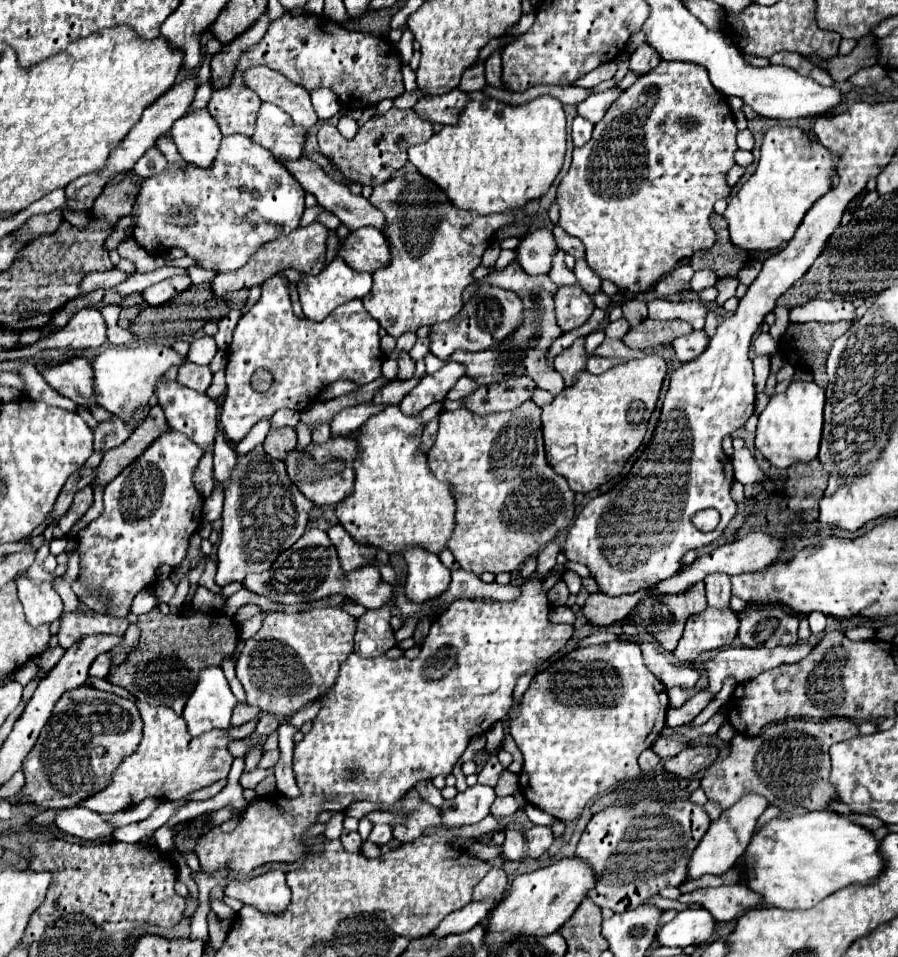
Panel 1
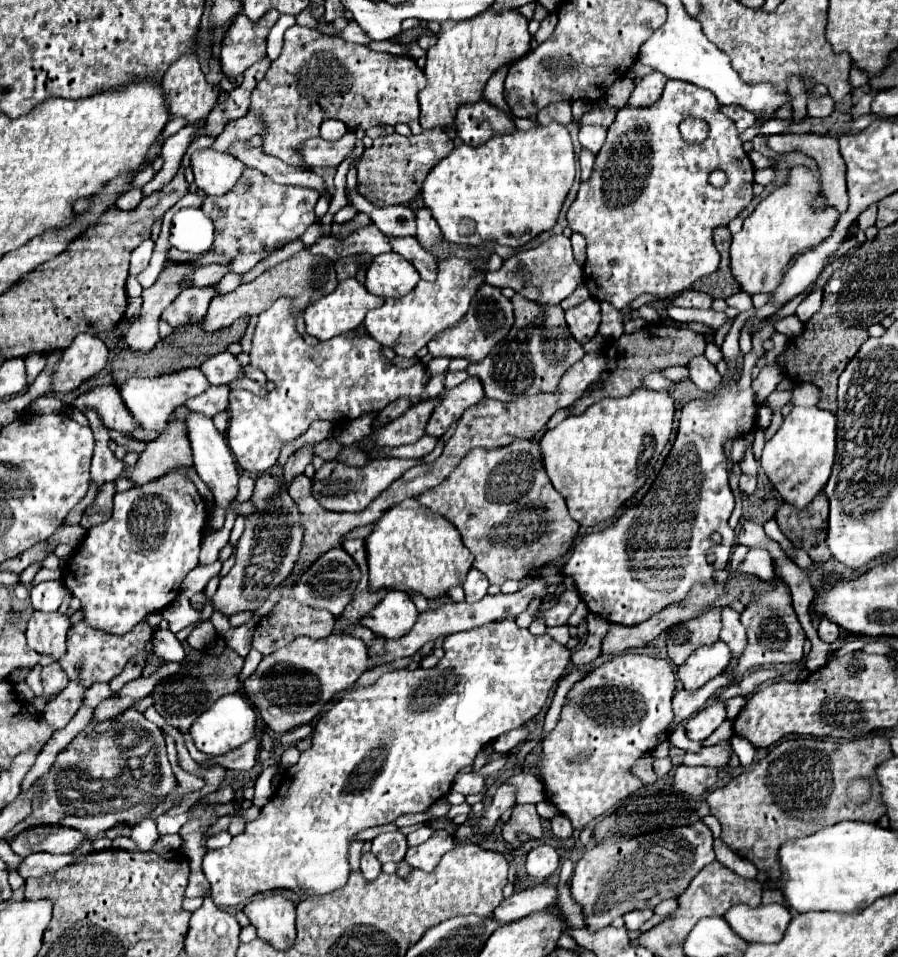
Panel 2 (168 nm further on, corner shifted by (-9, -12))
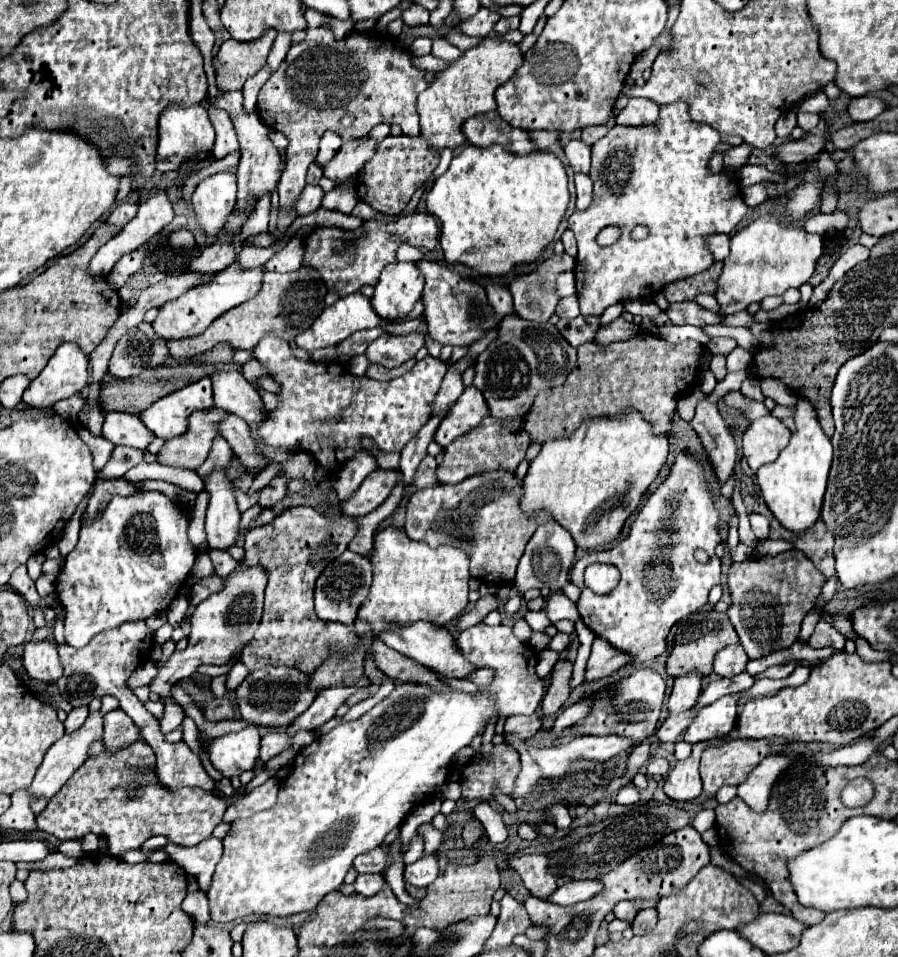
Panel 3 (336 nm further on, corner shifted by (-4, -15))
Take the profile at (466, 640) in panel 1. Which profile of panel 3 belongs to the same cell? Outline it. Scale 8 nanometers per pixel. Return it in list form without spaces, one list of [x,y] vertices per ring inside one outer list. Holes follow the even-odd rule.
[[[477,623],[461,631],[455,637],[455,645],[465,659],[477,665],[477,669],[491,669],[495,673],[493,681],[477,693],[455,689],[435,691],[431,685],[397,683],[389,697],[379,701],[357,721],[341,723],[301,749],[295,757],[291,775],[279,781],[277,805],[231,823],[231,833],[223,839],[223,857],[217,863],[207,893],[211,921],[233,923],[251,913],[289,917],[315,909],[327,893],[343,883],[359,853],[381,845],[385,835],[397,829],[417,805],[431,799],[435,791],[449,781],[455,755],[463,747],[469,747],[475,737],[485,733],[489,719],[507,719],[515,713],[533,715],[539,709],[549,679],[537,675],[537,655],[513,635],[509,625],[491,627]]]

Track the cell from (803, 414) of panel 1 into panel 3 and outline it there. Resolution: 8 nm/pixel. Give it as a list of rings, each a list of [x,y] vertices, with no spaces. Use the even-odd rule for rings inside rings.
[[[799,399],[795,411],[795,431],[791,433],[789,445],[781,451],[781,455],[773,463],[761,465],[759,471],[755,473],[767,507],[785,529],[805,531],[819,519],[831,457],[833,457],[831,439],[821,429],[813,405],[807,399]]]

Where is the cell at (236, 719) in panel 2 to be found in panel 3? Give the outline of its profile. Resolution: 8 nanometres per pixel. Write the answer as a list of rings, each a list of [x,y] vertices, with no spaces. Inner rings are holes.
[[[247,725],[241,731],[225,733],[217,739],[211,739],[207,745],[209,759],[223,777],[239,777],[243,771],[253,769],[259,759],[259,727]]]

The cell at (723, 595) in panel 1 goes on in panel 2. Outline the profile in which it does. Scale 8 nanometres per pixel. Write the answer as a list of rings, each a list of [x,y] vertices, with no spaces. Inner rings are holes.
[[[722,608],[722,624],[724,628],[720,632],[720,640],[728,644],[732,660],[740,660],[746,648],[746,630],[740,622],[740,614],[734,612],[732,608]]]

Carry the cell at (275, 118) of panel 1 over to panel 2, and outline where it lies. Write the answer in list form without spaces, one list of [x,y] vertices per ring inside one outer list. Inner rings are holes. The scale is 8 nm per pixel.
[[[348,130],[344,134],[344,138],[340,138],[336,142],[326,142],[324,138],[310,138],[310,140],[306,140],[306,144],[302,144],[300,152],[304,156],[304,162],[310,168],[316,168],[316,166],[338,168],[340,162],[350,156],[354,146],[356,146],[356,136],[354,136],[354,132]]]

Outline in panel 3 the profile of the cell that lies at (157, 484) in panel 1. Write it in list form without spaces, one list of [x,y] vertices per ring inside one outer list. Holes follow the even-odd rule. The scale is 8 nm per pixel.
[[[161,491],[135,493],[131,497],[113,497],[99,519],[81,525],[77,547],[65,557],[65,567],[57,577],[57,597],[67,609],[65,641],[71,647],[85,647],[97,633],[117,629],[127,621],[147,619],[155,613],[167,611],[171,601],[179,595],[195,559],[197,549],[187,537],[189,515],[173,499]]]

